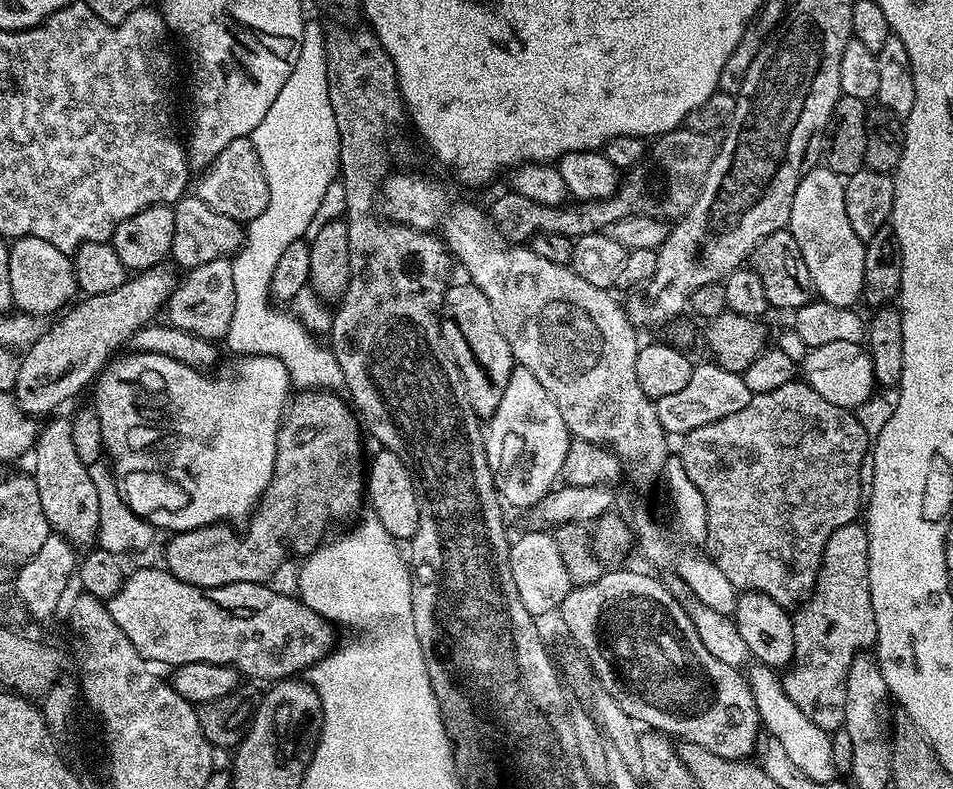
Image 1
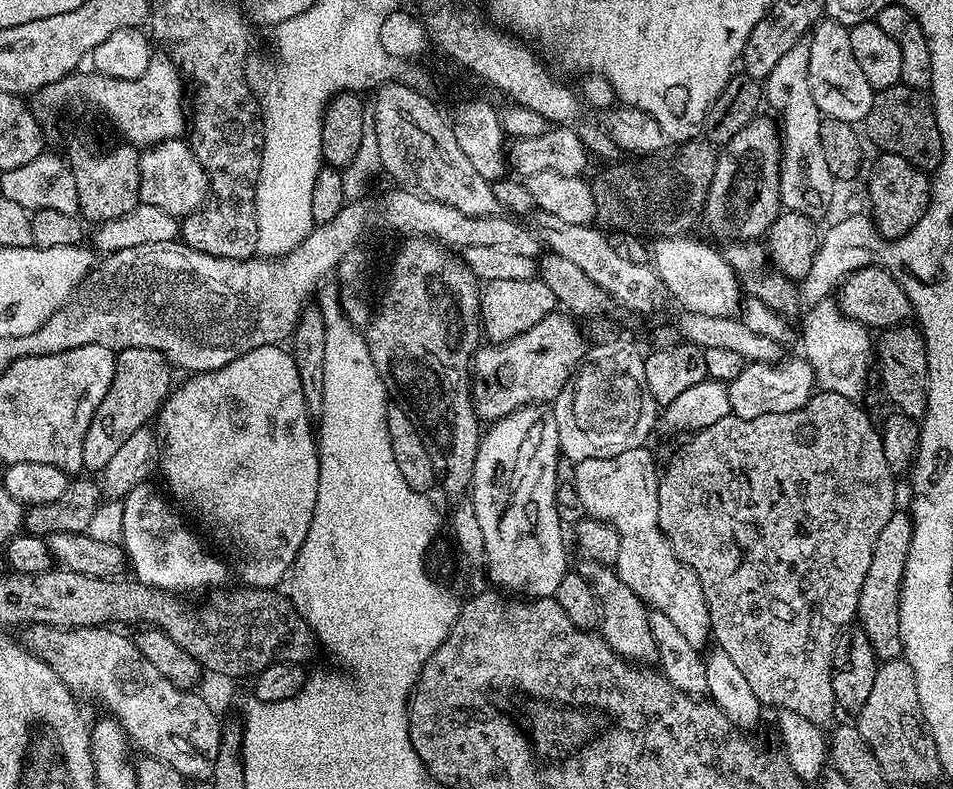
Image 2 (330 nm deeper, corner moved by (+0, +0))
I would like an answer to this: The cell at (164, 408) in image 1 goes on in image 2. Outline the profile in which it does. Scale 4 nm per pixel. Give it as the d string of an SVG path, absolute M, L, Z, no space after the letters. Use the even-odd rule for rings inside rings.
M271 344L258 346L258 350L250 350L250 354L242 354L242 358L234 358L234 362L218 370L197 372L189 375L187 379L188 381L181 388L180 385L173 387L168 393L168 398L160 407L158 419L154 424L154 431L158 437L158 472L164 475L170 496L172 491L171 499L189 517L197 516L216 535L217 542L224 544L225 550L236 559L234 572L235 575L236 572L240 575L241 585L249 588L276 588L283 580L285 583L286 577L292 571L292 563L298 558L298 550L302 550L302 542L306 542L306 534L314 518L314 502L318 498L320 454L317 441L314 439L313 421L309 420L306 414L302 382L298 382L298 366L294 366L294 358L287 347Z

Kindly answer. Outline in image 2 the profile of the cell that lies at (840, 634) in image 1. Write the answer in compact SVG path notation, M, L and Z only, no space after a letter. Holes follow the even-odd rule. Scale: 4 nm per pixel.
M898 510L882 526L878 542L870 558L870 570L866 570L866 582L862 582L862 594L858 594L856 620L858 626L870 638L876 651L877 661L898 660L904 655L902 634L898 630L900 621L900 583L906 570L906 558L910 554L912 541L912 518L907 511Z

